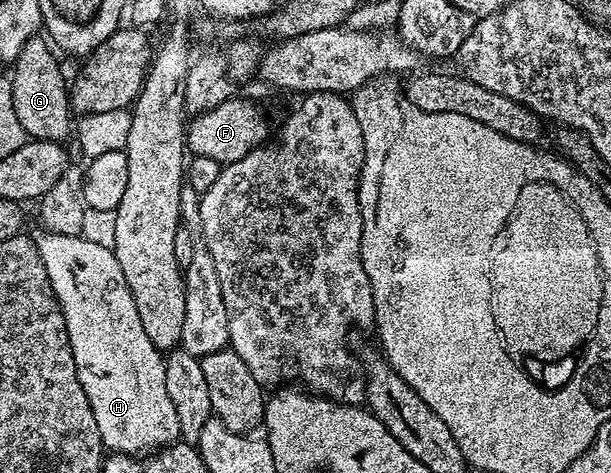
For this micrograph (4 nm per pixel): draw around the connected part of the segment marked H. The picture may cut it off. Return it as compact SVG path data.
M43 231L37 232L34 240L38 247L38 255L42 255L42 263L46 263L46 275L50 275L50 287L58 299L58 303L64 312L66 319L66 331L70 339L70 351L74 355L74 367L78 371L78 379L82 383L82 391L86 391L86 399L90 399L90 411L94 411L94 423L98 423L98 431L104 440L105 450L113 454L126 453L129 455L148 455L153 451L159 451L181 440L180 424L178 423L178 411L174 403L170 403L170 394L166 391L166 367L161 350L150 343L150 335L142 328L142 319L138 316L138 307L134 307L134 295L130 295L130 287L126 283L126 275L122 275L122 267L118 267L118 259L115 252L107 244L100 241L87 241L87 236L81 235L54 235Z

